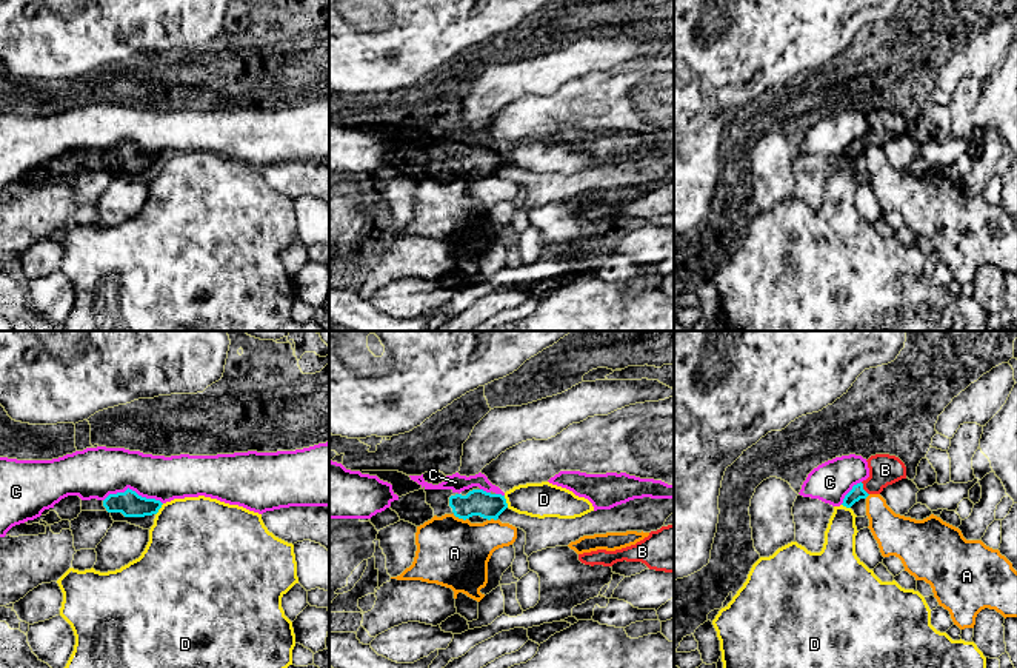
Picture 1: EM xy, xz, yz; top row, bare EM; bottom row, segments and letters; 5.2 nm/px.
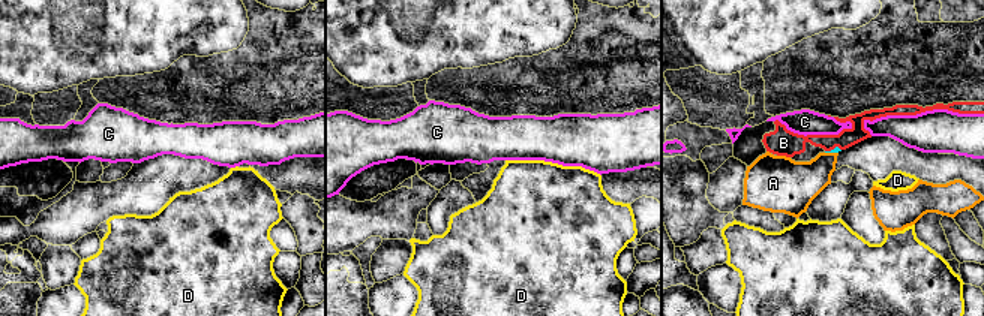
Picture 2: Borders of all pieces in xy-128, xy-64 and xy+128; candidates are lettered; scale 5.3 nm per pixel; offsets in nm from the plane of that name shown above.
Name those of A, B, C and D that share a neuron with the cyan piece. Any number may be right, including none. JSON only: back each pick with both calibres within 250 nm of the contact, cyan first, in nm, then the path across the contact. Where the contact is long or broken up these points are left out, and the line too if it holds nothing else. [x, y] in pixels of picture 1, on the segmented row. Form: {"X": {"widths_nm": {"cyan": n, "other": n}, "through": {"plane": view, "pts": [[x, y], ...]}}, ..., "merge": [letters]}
{"B": {"widths_nm": {"cyan": 70, "other": 160}, "through": {"plane": "yz", "pts": [[857, 491], [862, 488], [885, 470]]}}, "merge": ["B"]}

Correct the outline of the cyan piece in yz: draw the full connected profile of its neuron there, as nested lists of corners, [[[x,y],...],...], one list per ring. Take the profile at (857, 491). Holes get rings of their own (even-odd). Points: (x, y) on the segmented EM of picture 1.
[[[875,454],[868,460],[869,477],[857,485],[845,496],[843,506],[851,508],[860,499],[869,494],[880,494],[888,485],[906,479],[905,463],[889,454]]]

